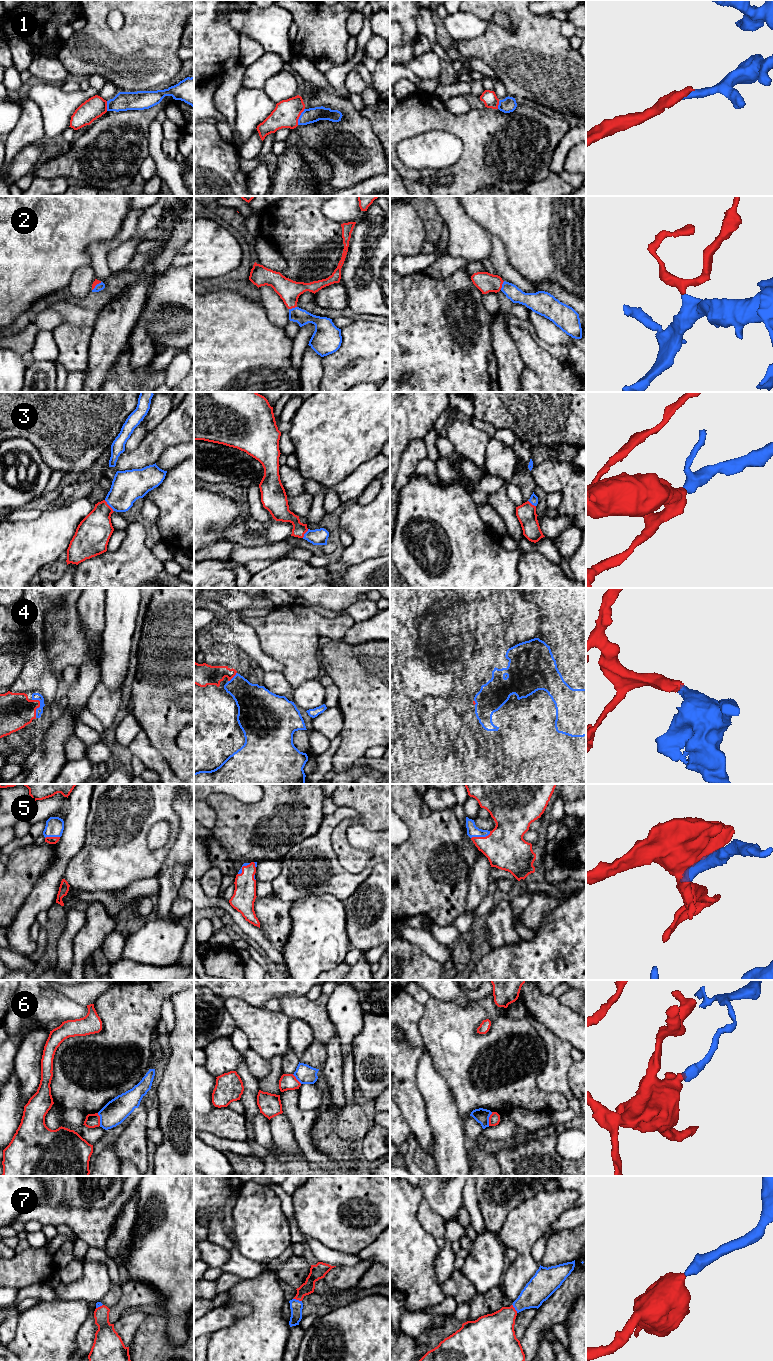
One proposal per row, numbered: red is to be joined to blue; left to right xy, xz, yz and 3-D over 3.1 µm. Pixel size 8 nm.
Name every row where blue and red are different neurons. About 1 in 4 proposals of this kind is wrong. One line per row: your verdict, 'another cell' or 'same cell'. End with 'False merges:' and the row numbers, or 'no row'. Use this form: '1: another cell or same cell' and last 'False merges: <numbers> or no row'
1: same cell
2: same cell
3: same cell
4: same cell
5: same cell
6: another cell
7: same cell
False merges: 6

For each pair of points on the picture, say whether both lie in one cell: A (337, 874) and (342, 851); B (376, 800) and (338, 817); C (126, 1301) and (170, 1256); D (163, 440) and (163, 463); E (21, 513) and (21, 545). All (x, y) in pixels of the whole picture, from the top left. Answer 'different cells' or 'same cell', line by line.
A: different cells
B: different cells
C: different cells
D: different cells
E: different cells

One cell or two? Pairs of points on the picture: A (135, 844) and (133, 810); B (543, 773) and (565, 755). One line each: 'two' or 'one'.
A: one
B: one

